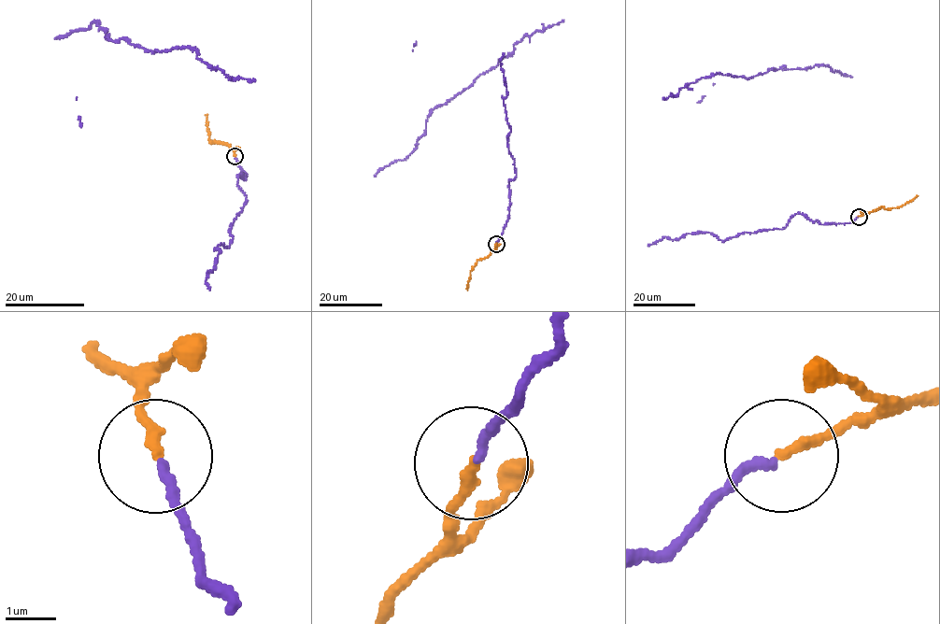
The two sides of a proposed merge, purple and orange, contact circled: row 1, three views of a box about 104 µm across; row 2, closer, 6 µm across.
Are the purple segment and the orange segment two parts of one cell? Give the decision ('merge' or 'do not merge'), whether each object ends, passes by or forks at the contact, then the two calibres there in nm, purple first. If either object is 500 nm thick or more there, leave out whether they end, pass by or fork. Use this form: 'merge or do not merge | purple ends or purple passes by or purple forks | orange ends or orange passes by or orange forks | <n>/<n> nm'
merge | purple ends | orange ends | 170/200 nm

